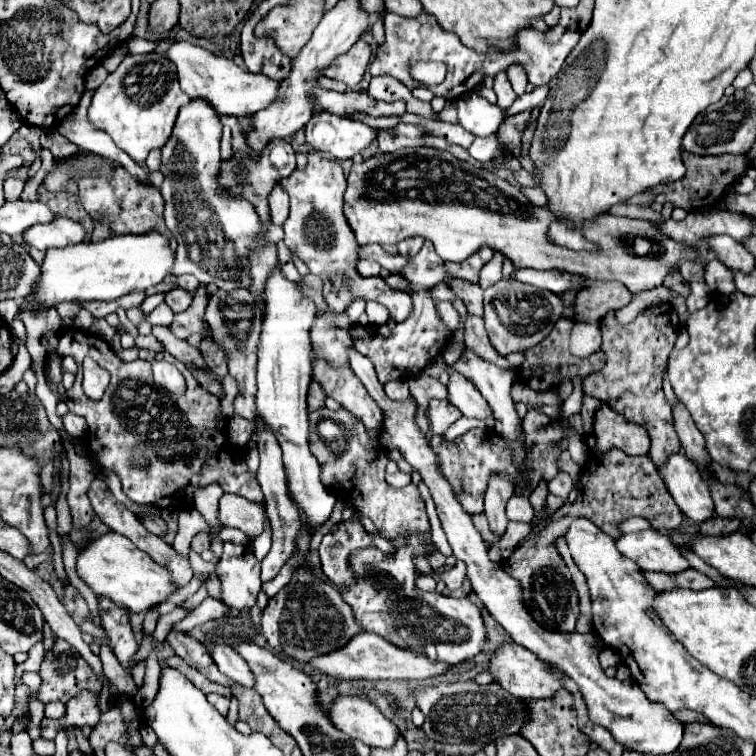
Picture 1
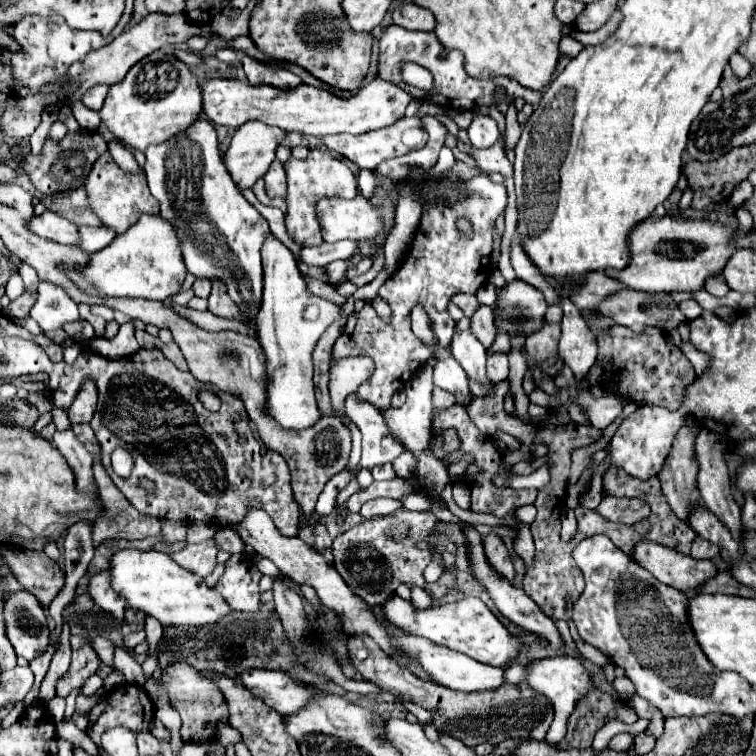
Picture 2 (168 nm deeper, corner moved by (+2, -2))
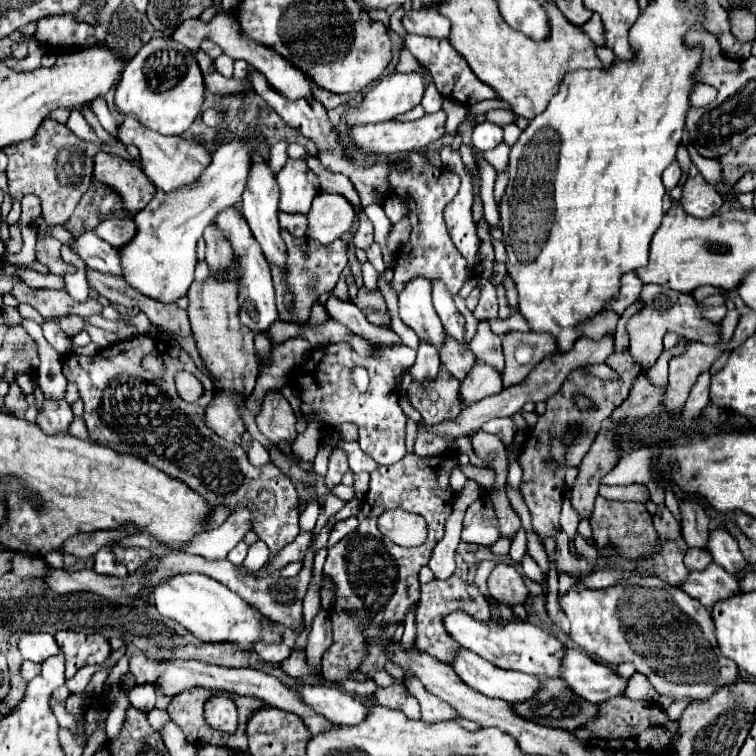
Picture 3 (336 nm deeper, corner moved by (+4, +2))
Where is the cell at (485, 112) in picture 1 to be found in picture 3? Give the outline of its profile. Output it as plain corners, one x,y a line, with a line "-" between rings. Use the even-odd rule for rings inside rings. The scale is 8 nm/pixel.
483,122
483,124
475,126
475,130
473,130
473,146
479,152
493,150
501,142
503,142
503,128
501,126
491,124
491,122

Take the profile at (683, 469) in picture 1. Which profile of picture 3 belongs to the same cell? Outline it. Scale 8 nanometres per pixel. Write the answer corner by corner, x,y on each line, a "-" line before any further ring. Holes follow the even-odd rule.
713,530
709,538
709,552
713,556
713,562
725,568
729,574
739,574
747,568
747,562
739,550
739,544
735,538
725,530

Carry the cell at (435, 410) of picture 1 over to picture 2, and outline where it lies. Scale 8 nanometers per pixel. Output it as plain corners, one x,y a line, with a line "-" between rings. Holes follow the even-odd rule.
503,380
501,384
497,384
497,394
483,396
483,398
473,398
473,402
467,406
467,414
469,414
471,422
483,434
493,436
497,430
503,430
503,432
511,434
513,438
517,438
519,442
529,446
535,440
537,428
523,424
519,418
509,416
503,410
503,398
505,398
507,388
509,388
509,382

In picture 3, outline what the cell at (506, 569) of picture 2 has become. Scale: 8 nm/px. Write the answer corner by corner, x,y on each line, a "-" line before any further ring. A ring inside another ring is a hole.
497,564
487,584
491,596
509,608
513,608
515,604
525,604
529,596
527,586
523,584
523,576
515,566
509,564

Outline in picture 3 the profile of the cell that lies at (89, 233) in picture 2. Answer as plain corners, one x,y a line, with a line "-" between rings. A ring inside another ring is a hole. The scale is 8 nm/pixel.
109,218
95,228
95,234
115,248
129,244
135,236
135,222
131,218

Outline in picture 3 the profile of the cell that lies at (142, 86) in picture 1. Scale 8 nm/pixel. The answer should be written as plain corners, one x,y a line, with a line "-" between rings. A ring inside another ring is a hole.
151,38
125,66
115,90
115,104
121,114
135,114
141,122
159,134
183,134
199,116
205,96
205,82
195,54
179,46
173,38

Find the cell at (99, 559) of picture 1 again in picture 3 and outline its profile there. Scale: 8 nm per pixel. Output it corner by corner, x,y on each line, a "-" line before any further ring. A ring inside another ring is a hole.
179,574
175,578
169,578
167,582
161,582
153,592
153,602
163,616
179,622
185,630
189,630
197,640
205,644
233,642
239,646
239,650
247,652
253,650
255,642
281,642
281,632
277,630
277,626
263,628
261,614
249,602
231,592
227,586
203,574

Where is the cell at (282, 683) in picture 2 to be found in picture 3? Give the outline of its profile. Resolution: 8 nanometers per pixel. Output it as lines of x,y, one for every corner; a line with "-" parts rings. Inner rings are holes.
333,684
301,686
299,696
303,698
303,702
307,702
307,706
319,710
319,714
331,718
331,722
341,726
355,726
369,714
369,708
365,704

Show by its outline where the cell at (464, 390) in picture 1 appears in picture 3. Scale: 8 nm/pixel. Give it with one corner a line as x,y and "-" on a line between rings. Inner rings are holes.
413,278
399,292
399,318
405,326
413,328
419,338
427,338
427,342
435,342
435,346
443,346
445,330
435,314
431,302
431,282
427,278

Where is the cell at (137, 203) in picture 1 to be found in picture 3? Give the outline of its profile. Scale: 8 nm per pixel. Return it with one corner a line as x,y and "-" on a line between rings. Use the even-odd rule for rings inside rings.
105,152
95,154
93,178
105,182
115,192
119,192
125,202
125,208
133,212
143,210
143,206
155,194
155,186
147,180
143,170
135,162
127,162

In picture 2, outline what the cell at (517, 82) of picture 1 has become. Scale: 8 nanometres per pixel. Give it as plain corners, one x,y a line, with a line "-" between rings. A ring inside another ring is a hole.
512,101
508,106
508,111
505,115
506,119
506,129
505,129
505,148
510,150
514,149
521,137
522,128
517,121
518,111
514,107
514,101

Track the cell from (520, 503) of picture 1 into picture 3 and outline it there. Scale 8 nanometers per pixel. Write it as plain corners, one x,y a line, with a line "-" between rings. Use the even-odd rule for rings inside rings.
527,554
525,558
523,558
523,574
529,578
529,580
533,580
533,582
537,582
537,584
543,584
545,582
545,572
537,566
537,562

